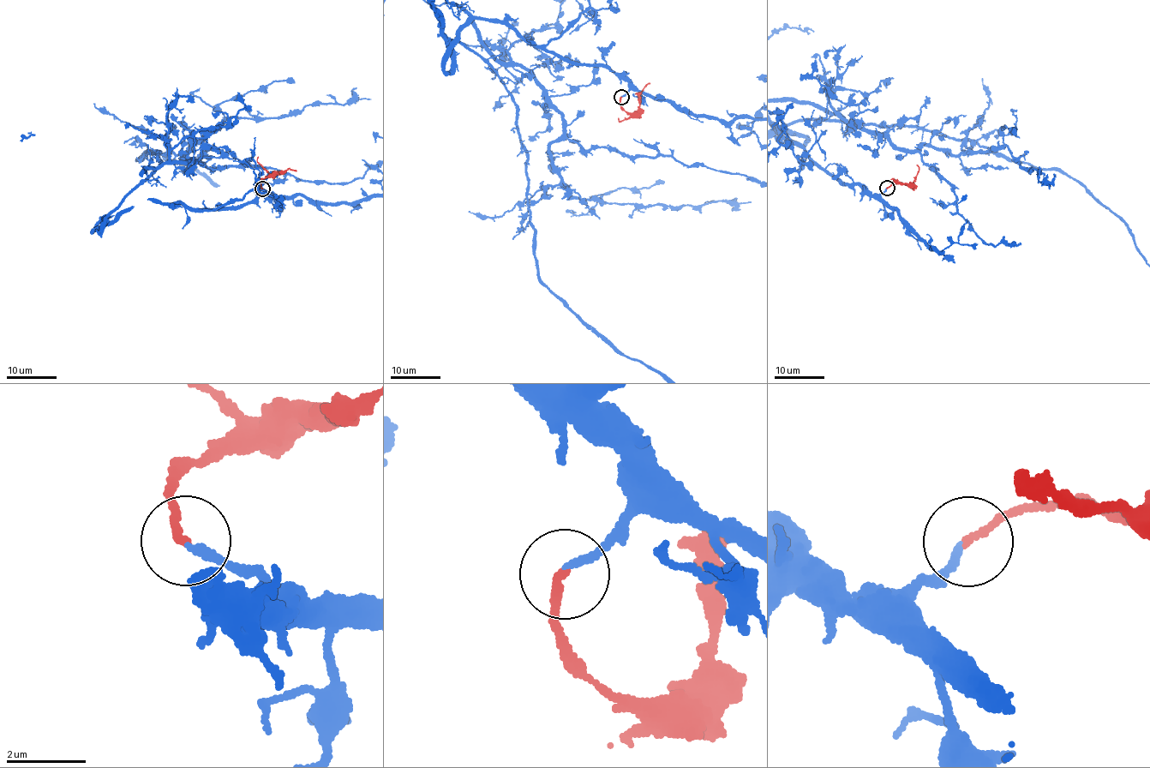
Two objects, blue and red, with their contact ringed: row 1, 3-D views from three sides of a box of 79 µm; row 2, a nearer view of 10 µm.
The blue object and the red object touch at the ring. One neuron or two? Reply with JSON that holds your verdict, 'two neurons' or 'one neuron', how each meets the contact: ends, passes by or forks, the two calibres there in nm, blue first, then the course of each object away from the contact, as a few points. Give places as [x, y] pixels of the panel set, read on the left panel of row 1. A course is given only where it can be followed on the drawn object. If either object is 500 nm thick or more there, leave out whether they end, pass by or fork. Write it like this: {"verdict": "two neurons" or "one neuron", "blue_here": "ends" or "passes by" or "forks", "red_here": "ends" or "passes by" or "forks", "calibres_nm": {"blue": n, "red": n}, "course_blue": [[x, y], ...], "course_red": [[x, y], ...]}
{"verdict": "one neuron", "blue_here": "ends", "red_here": "ends", "calibres_nm": {"blue": 190, "red": 200}, "course_red": [[262, 188], [260, 181], [266, 176], [290, 169], [296, 171]]}

